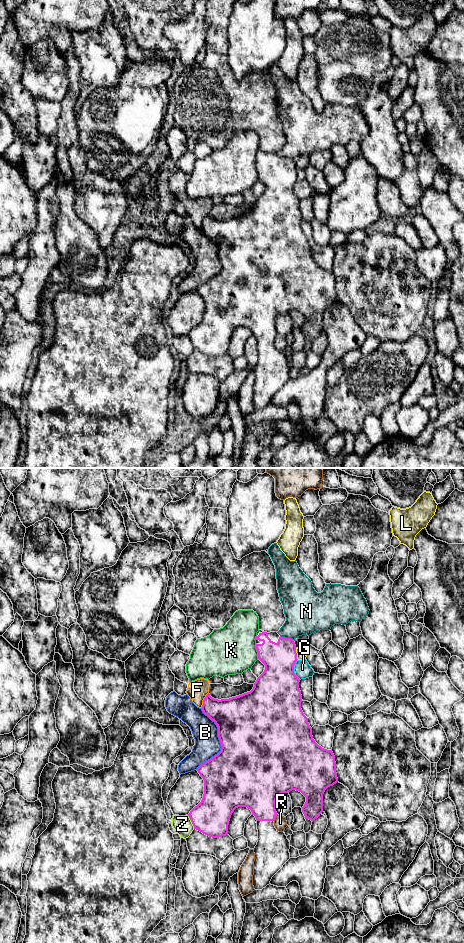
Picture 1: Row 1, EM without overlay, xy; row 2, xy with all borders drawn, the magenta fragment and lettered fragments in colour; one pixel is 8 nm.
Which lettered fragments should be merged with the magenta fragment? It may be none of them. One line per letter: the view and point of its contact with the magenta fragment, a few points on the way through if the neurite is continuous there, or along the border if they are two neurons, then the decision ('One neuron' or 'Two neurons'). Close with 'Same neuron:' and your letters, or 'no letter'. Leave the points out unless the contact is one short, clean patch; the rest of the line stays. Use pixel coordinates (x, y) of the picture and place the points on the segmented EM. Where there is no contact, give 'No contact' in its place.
B: Touches magenta at xy (220, 741). Two neurons
F: Touches magenta at xy (203, 700). Boundary: xy (208, 692), (201, 708). Two neurons
G: Touches magenta at xy (293, 669). Two neurons
K: Touches magenta at xy (257, 651). Two neurons
L: Touches magenta at xy (296, 654). Two neurons
N: Touches magenta at xy (287, 638). Two neurons
R: Touches magenta at xy (275, 817). Two neurons
Z: Touches magenta at xy (191, 821). Two neurons
Same neuron: no letter

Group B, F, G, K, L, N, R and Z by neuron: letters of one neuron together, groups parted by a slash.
B / F / G / K / L / N / R / Z

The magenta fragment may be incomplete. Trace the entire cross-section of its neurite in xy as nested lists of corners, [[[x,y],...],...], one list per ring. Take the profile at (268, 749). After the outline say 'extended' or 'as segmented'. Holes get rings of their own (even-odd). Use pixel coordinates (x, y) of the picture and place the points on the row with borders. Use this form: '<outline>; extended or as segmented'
[[[259,630],[256,636],[256,649],[258,659],[265,665],[265,670],[257,678],[250,692],[221,700],[212,698],[208,693],[203,700],[201,709],[217,725],[222,748],[217,755],[197,768],[204,780],[204,794],[201,802],[188,816],[194,829],[209,837],[219,838],[228,835],[229,821],[236,808],[250,809],[257,820],[258,830],[258,842],[253,849],[255,853],[253,886],[255,890],[262,890],[290,859],[290,842],[285,833],[279,832],[274,826],[277,797],[292,790],[301,792],[306,797],[302,812],[305,819],[313,822],[323,812],[325,790],[336,784],[338,778],[332,750],[324,749],[315,742],[308,718],[301,709],[300,679],[294,673],[294,665],[298,660],[294,640],[281,637],[277,632],[267,633]]]; extended

